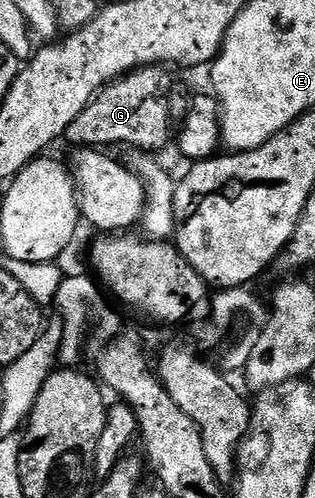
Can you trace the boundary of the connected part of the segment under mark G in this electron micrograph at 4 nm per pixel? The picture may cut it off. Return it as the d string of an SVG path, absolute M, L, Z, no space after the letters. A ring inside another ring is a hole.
M141 66L138 70L131 70L123 74L108 85L72 120L72 124L66 130L65 141L70 141L74 148L110 148L106 146L118 146L123 142L126 146L135 146L138 152L158 152L172 142L172 123L168 112L168 96L170 89L174 87L175 79L170 78L171 71L160 66Z

